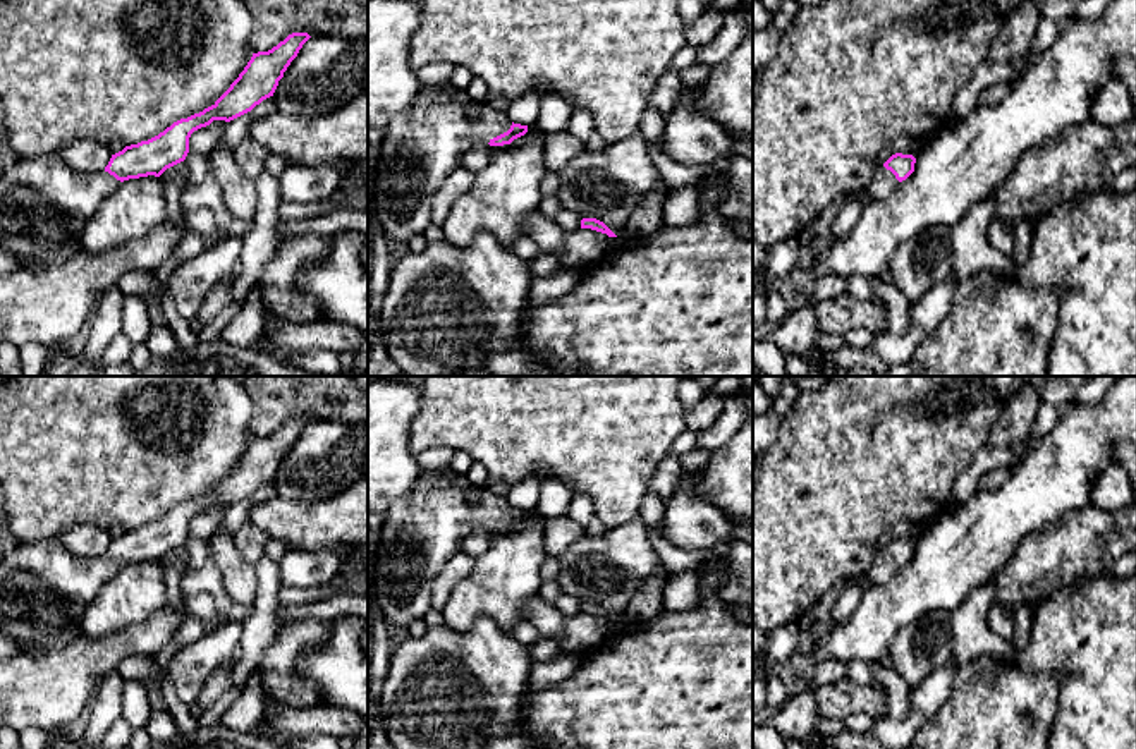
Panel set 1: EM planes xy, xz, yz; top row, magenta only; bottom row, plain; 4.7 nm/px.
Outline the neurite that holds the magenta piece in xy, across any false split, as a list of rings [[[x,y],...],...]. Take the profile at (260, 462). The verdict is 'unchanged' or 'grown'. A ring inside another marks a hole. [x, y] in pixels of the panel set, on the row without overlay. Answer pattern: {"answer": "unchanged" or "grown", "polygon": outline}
{"answer": "grown", "polygon": [[[292,417],[272,435],[253,438],[239,462],[211,491],[174,507],[148,526],[125,531],[112,539],[108,550],[100,557],[77,557],[64,548],[57,538],[19,543],[0,560],[0,660],[22,655],[46,656],[69,646],[82,634],[81,617],[105,582],[124,565],[160,562],[167,553],[184,546],[194,515],[210,510],[213,505],[230,507],[273,481],[284,457],[309,423],[308,417]]]}

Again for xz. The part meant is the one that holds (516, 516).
{"answer": "grown", "polygon": [[[421,469],[409,495],[390,505],[382,526],[373,582],[387,624],[409,629],[424,617],[433,581],[473,529],[504,531],[526,517],[528,510],[473,486],[466,476]]]}

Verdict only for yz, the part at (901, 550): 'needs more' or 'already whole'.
needs more

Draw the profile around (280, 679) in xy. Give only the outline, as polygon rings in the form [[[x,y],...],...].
[[[306,618],[282,625],[260,661],[265,691],[289,706],[318,706],[316,685],[297,672],[299,660],[330,637],[332,622]]]

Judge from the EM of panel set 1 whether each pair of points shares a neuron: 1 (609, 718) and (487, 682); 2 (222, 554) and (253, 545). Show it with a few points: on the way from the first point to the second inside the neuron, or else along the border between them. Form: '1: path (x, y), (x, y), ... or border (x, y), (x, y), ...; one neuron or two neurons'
1: border (528, 691), (521, 708), (521, 730); two neurons
2: border (232, 535), (236, 550), (255, 566); two neurons

